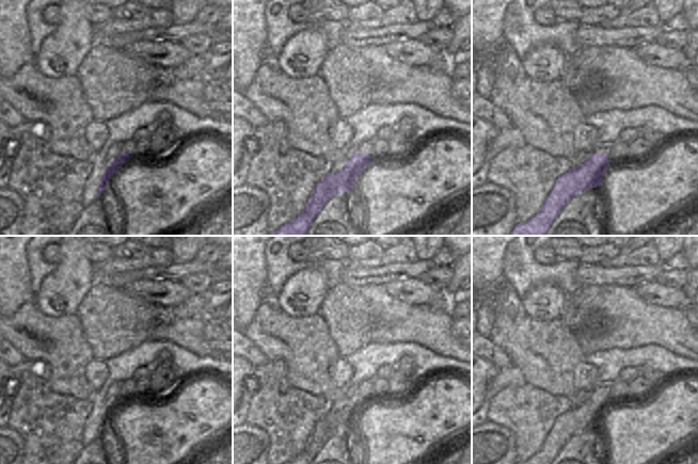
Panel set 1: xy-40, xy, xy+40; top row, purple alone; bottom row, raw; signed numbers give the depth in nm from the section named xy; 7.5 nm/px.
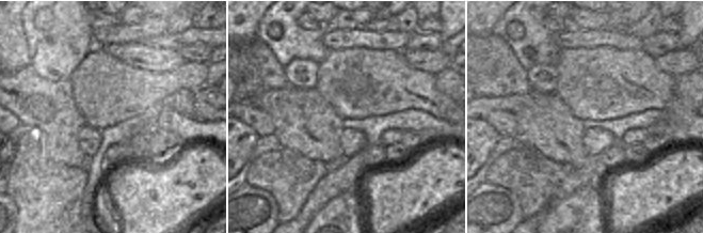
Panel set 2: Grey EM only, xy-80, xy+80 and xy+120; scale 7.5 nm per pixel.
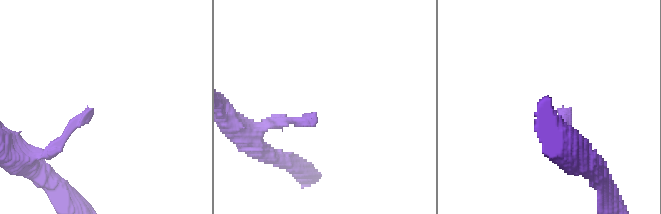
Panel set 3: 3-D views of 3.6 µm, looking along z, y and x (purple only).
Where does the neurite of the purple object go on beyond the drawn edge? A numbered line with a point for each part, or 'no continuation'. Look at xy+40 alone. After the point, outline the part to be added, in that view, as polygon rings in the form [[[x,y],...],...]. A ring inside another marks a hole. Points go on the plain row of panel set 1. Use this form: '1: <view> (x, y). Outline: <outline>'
no continuation.

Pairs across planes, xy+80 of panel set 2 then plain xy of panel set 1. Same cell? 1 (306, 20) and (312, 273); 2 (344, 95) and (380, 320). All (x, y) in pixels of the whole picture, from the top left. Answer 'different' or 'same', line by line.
1: different
2: same

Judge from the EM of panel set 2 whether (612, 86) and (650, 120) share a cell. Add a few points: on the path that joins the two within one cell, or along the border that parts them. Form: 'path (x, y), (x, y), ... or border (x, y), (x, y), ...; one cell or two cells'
border (660, 109), (645, 109), (617, 119); two cells

